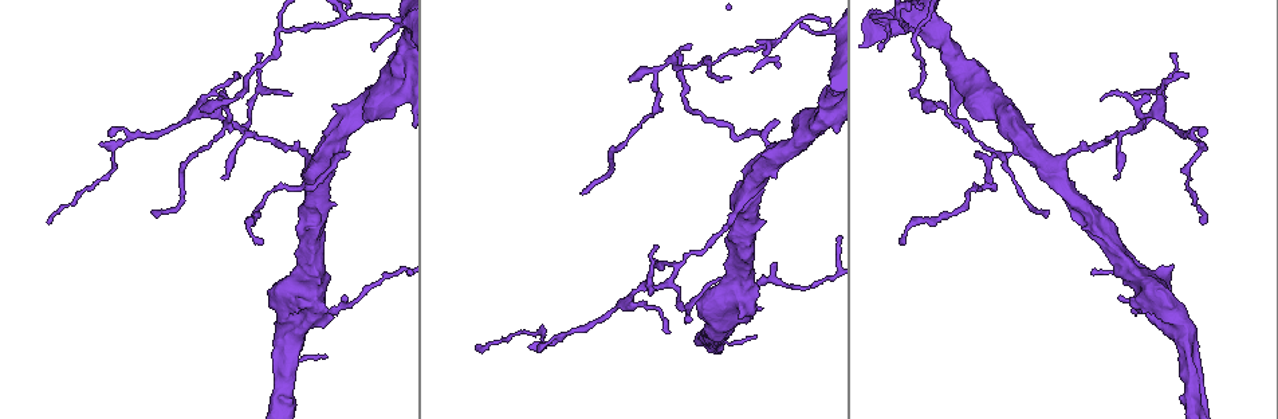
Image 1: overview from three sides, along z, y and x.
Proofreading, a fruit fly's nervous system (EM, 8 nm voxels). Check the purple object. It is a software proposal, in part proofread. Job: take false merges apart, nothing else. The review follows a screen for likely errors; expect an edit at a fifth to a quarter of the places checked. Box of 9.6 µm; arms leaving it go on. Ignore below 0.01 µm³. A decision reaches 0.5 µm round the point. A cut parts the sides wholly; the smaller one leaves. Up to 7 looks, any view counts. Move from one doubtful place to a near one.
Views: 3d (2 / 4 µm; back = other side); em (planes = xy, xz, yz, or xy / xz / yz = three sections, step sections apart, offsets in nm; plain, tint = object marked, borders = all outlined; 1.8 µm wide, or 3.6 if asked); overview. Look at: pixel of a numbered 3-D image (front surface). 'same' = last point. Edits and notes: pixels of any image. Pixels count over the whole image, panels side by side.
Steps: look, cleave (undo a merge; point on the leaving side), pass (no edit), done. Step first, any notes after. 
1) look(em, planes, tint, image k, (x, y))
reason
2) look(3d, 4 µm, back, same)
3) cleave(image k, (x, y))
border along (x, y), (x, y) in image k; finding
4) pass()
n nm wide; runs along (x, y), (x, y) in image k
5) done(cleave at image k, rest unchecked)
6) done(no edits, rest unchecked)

look(3d, 4 µm, image 1, (828, 23))
small branch off a trunk

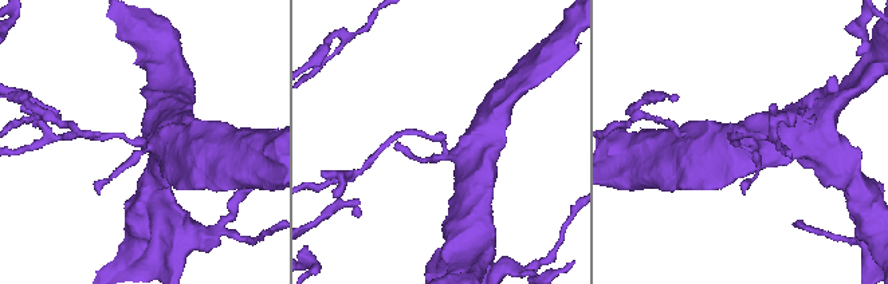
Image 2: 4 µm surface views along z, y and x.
look(em, yz, step 16, tint, image 2, (736, 142))
need the tissue

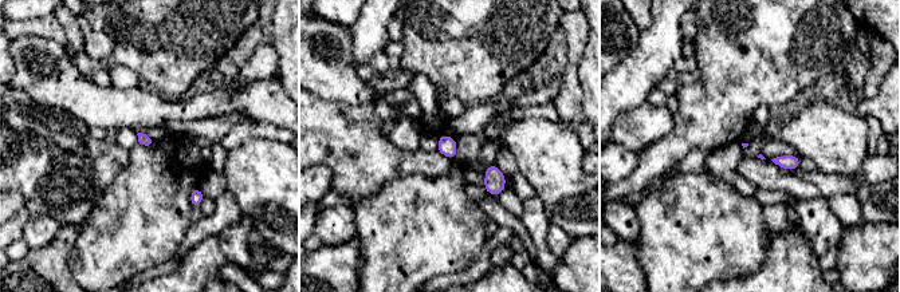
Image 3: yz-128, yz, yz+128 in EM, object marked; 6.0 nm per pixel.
look(em, planes, tint, same)

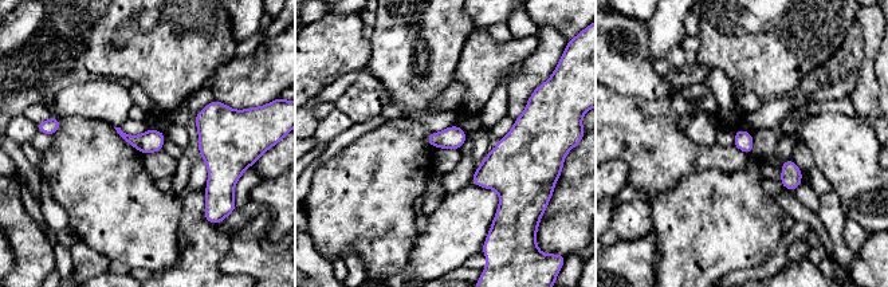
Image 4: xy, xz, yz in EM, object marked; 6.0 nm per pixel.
pass()
one neuron here

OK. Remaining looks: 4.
look(3d, 2 µm, image 1, (712, 63))
three-way junction

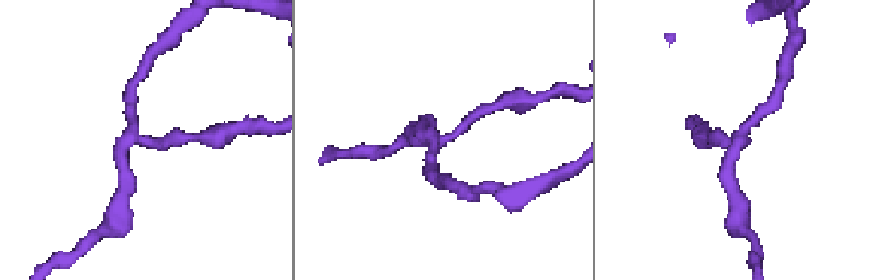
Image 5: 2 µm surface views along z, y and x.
look(em, planes, borders, image 5, (743, 142))
3 arms

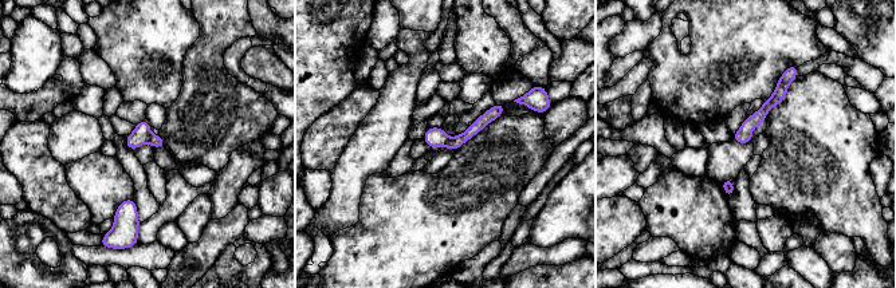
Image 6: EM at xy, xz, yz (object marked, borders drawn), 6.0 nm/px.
cleave(image 6, (141, 134))
100 nm wide; border along (152, 135), (146, 142) in image 6; two neurons meet here

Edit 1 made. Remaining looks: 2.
look(3d, 4 µm, image 1, (1189, 362))

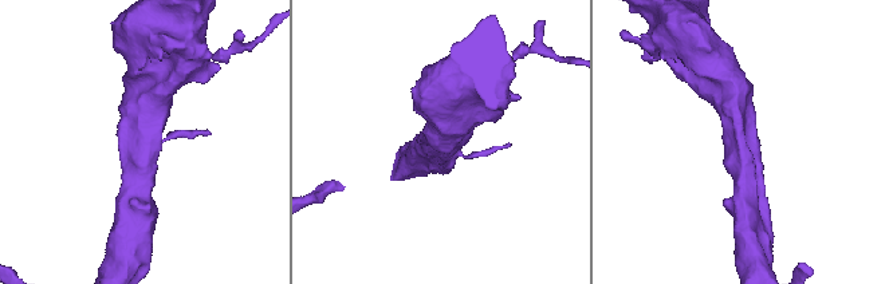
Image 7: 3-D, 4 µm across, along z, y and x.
look(em, planes, tint, image 7, (740, 141))
now the EM

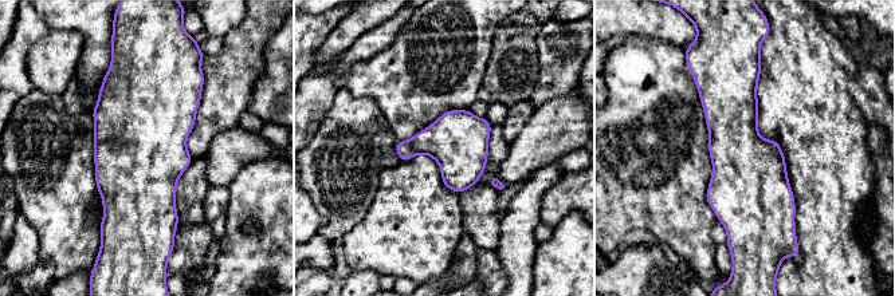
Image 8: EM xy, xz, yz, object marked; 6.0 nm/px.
pass()
360 nm wide; all the same neuron

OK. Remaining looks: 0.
done(cleave at image 6, rest unchecked)

